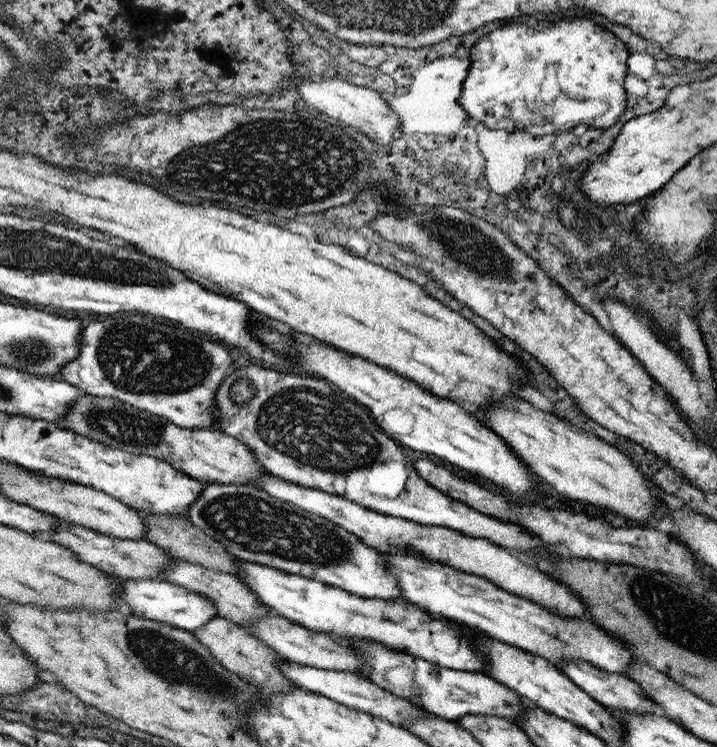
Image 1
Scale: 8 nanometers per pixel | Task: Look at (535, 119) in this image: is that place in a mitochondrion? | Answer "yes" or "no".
yes

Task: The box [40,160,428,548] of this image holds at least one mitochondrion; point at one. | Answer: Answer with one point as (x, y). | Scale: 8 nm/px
(305, 423)

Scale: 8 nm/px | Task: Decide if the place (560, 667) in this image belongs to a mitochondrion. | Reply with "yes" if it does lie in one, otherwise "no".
no

